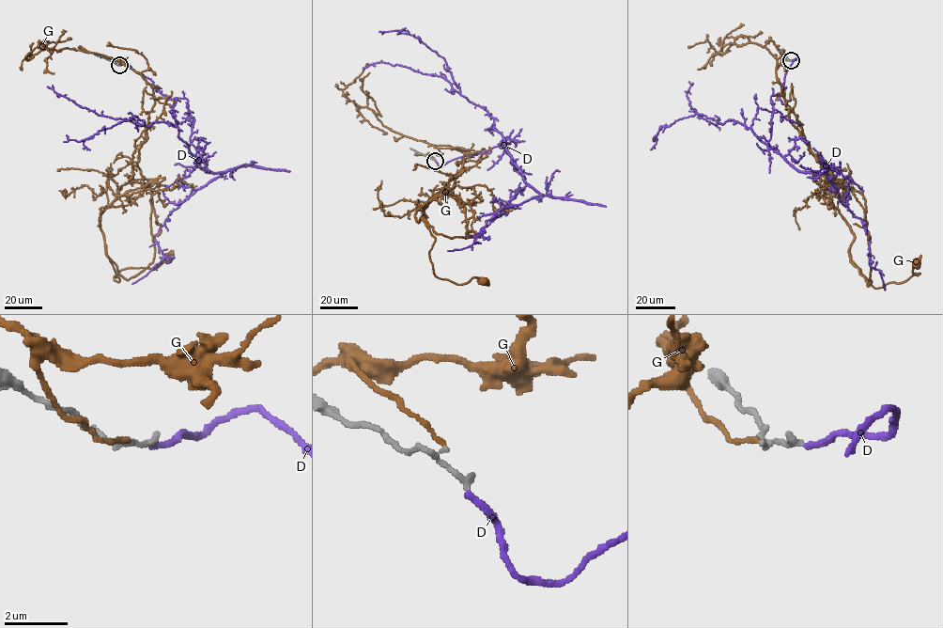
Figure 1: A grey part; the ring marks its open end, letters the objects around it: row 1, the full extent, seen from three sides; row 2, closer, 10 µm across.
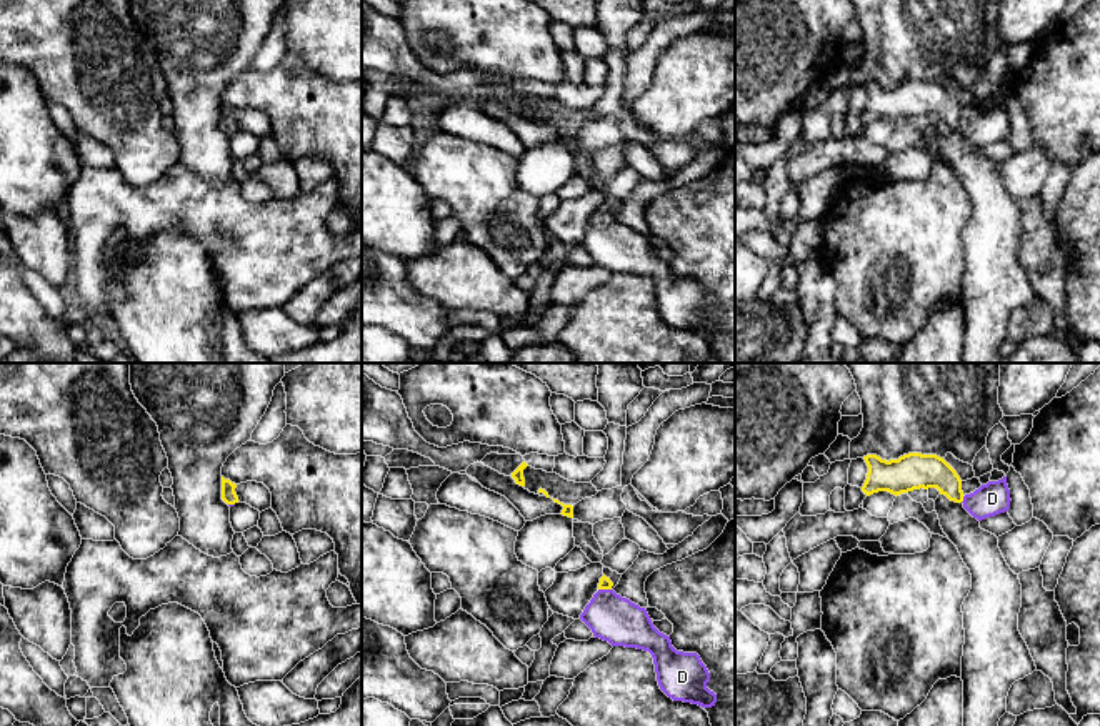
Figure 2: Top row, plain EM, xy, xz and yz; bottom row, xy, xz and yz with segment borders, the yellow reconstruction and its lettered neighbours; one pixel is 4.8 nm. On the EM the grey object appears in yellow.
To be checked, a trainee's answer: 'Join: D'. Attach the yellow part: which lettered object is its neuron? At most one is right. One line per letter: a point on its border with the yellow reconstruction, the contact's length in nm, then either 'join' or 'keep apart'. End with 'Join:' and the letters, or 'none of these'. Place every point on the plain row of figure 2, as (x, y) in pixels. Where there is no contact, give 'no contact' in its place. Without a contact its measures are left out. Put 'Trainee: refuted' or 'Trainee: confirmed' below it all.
D: meets yellow in yz at (962, 127); contact 40 nm long; join
G: no contact; keep apart
Join: D
Trainee: confirmed

